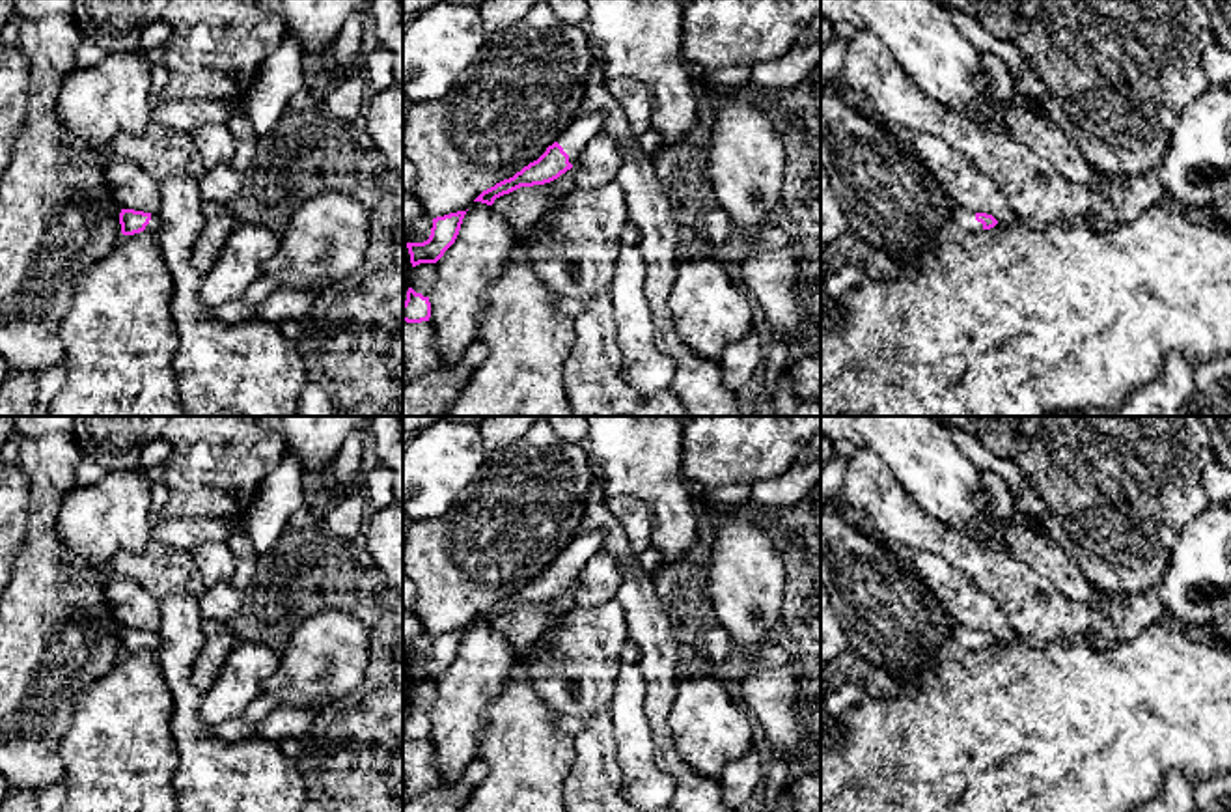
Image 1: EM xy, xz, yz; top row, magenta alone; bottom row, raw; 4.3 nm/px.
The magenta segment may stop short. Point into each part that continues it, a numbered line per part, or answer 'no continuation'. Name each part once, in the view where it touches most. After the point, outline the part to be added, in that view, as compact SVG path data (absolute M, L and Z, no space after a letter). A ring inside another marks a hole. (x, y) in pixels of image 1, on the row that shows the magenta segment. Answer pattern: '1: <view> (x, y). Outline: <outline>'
1: xz (584, 127). Outline: M604 112L578 114L571 127L556 140L574 164L584 146L602 133L606 121Z

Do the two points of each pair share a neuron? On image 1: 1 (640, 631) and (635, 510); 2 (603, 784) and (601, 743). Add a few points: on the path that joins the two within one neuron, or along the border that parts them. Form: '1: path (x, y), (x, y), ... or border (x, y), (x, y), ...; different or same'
1: border (623, 534), (629, 551), (636, 559); different
2: path (599, 775), (599, 753); same

